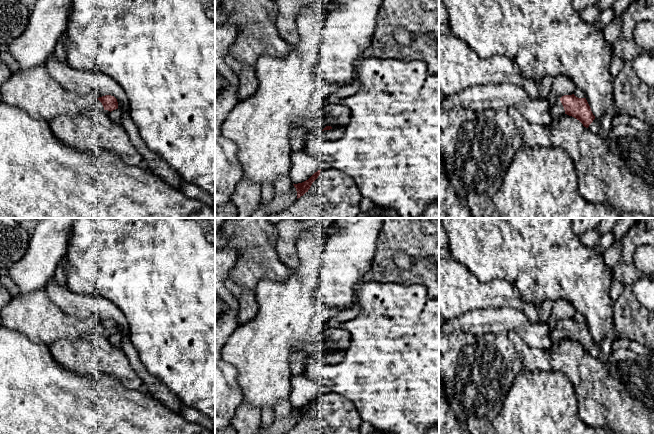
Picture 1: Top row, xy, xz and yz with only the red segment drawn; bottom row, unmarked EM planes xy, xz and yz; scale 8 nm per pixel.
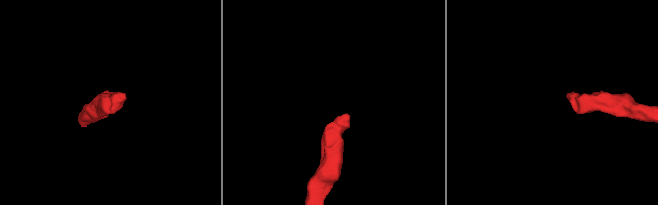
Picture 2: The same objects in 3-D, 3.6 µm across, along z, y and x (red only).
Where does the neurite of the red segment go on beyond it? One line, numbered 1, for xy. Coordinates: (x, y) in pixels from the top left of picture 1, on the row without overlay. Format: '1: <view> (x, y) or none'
1: xy (95, 330)

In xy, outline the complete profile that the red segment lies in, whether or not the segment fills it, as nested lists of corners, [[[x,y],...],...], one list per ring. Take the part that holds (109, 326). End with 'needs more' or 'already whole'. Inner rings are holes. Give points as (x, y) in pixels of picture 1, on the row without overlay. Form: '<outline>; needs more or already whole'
[[[105,319],[99,322],[95,322],[86,330],[88,337],[106,337],[118,333],[118,326],[114,320]]]; needs more

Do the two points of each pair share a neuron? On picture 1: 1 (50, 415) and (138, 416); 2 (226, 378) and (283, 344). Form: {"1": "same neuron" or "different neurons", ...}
{"1": "same neuron", "2": "different neurons"}

